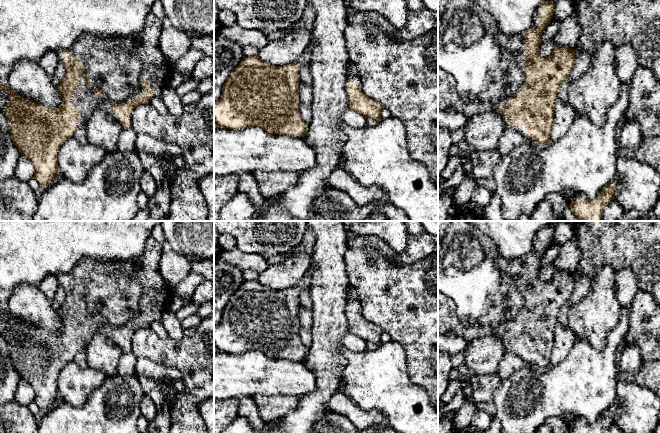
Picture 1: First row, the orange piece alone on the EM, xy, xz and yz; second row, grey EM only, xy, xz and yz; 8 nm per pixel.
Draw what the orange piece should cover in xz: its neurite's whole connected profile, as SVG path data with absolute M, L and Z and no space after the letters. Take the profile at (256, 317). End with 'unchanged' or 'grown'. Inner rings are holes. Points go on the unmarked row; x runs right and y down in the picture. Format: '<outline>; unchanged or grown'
M314 264L300 283L284 290L268 288L258 279L244 281L224 307L221 322L214 325L214 345L218 351L241 354L256 349L268 357L304 361L308 349L299 336L299 296L302 290L310 288L313 269Z; grown

